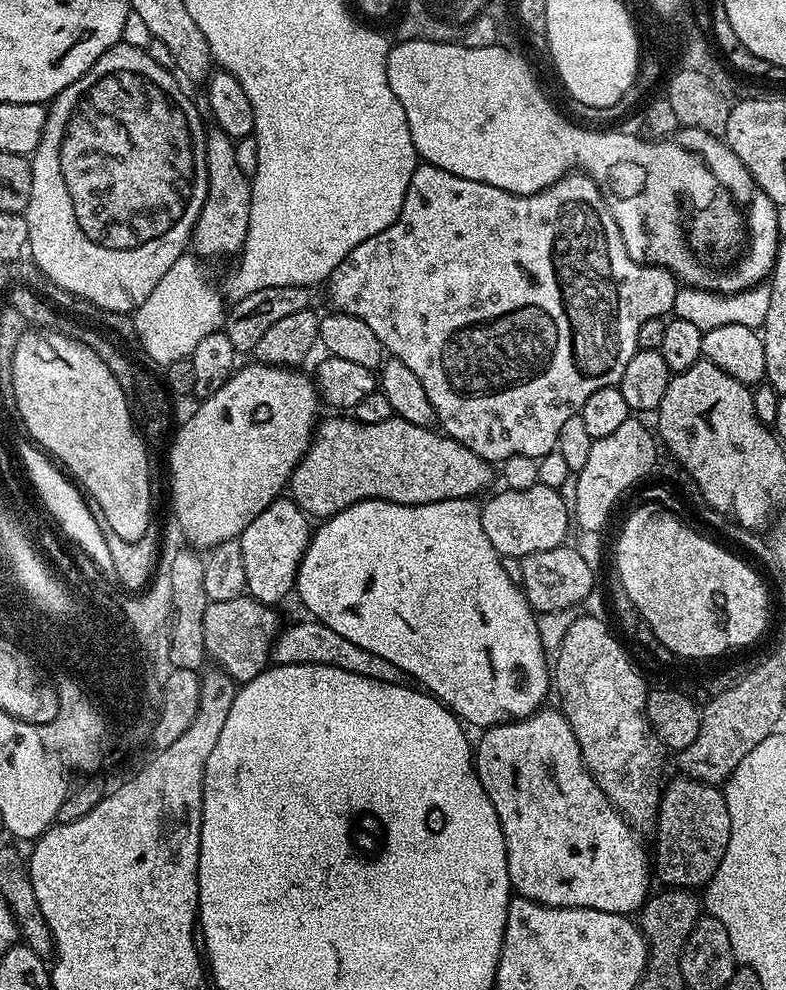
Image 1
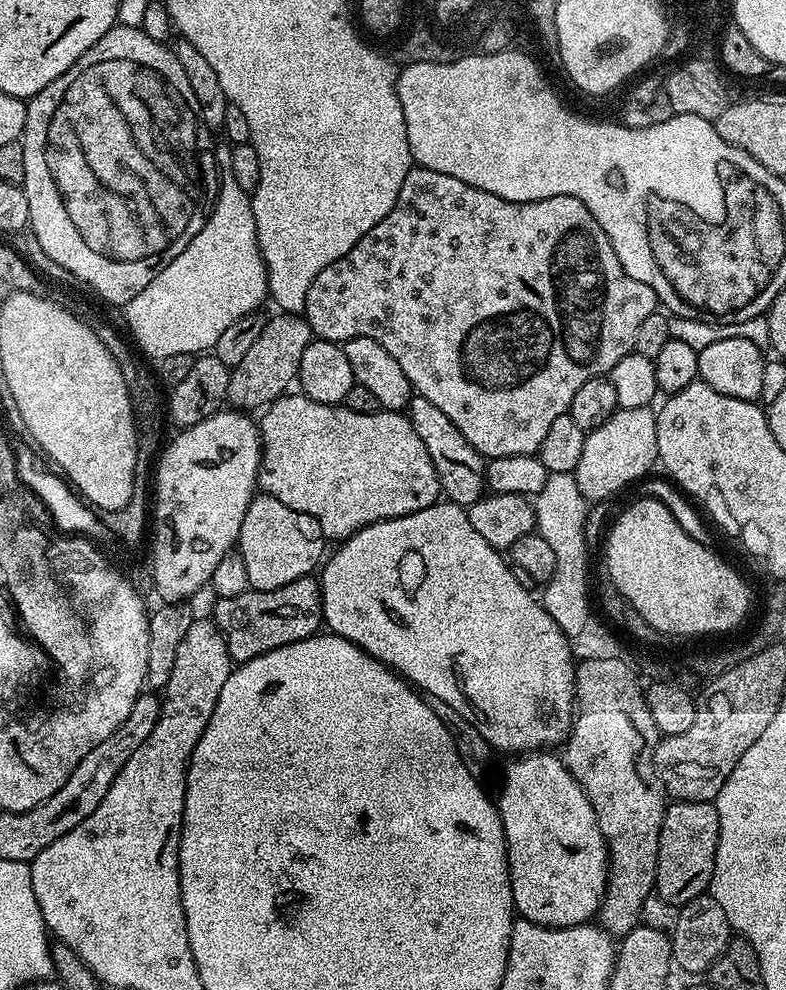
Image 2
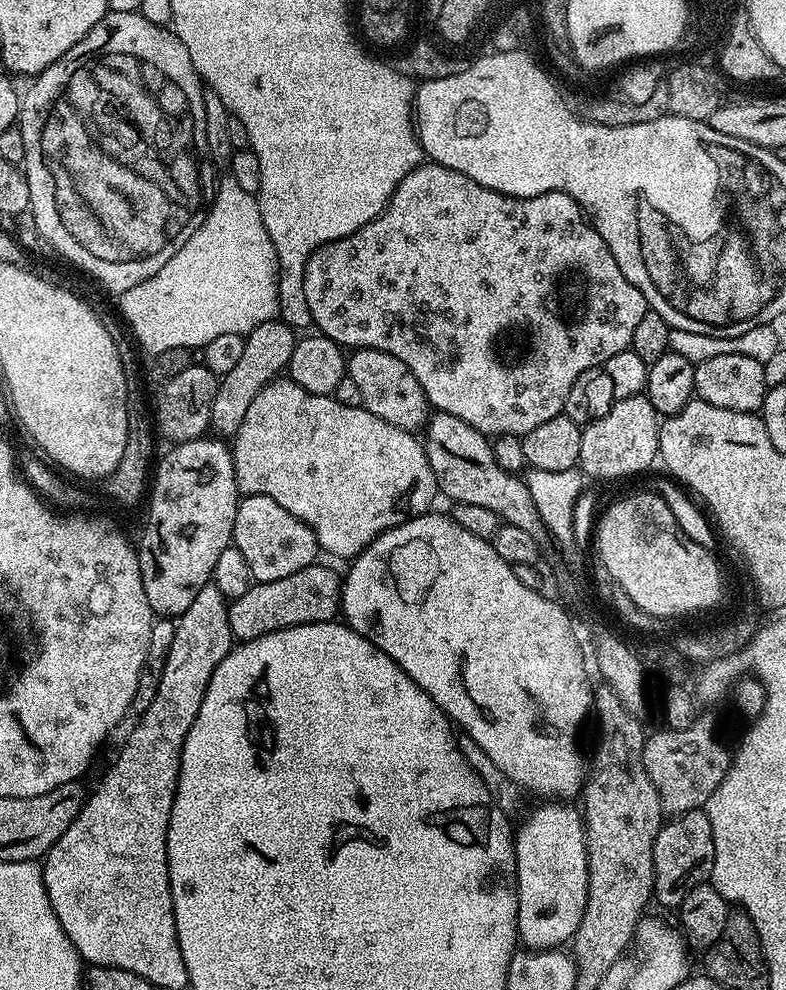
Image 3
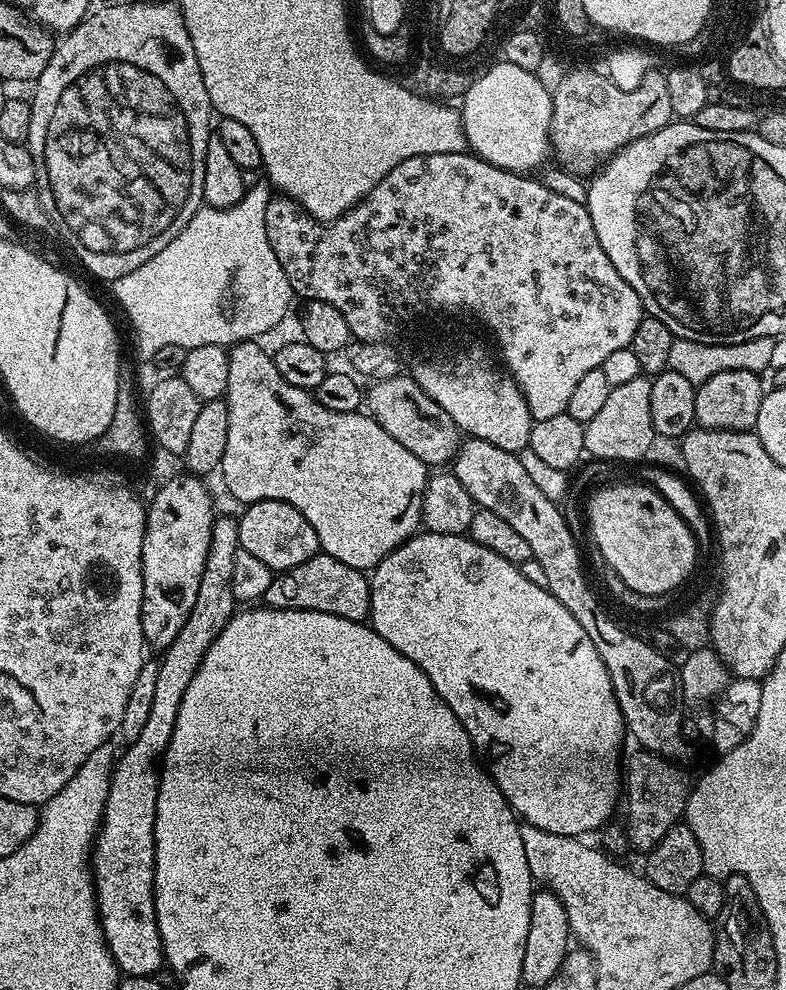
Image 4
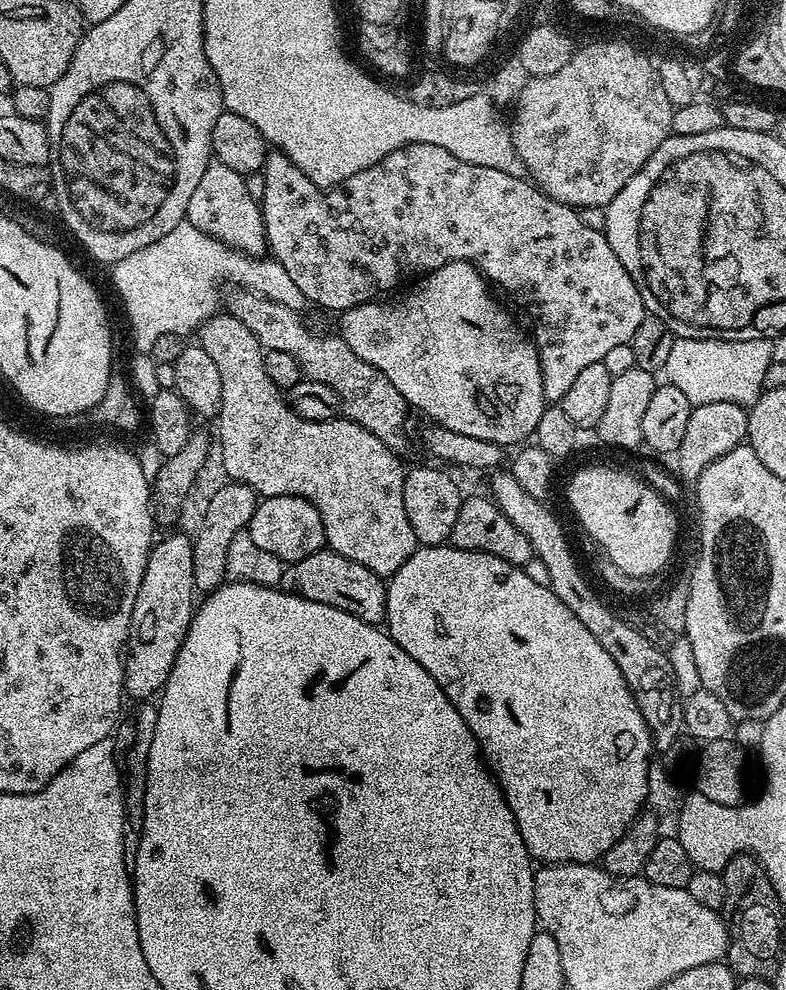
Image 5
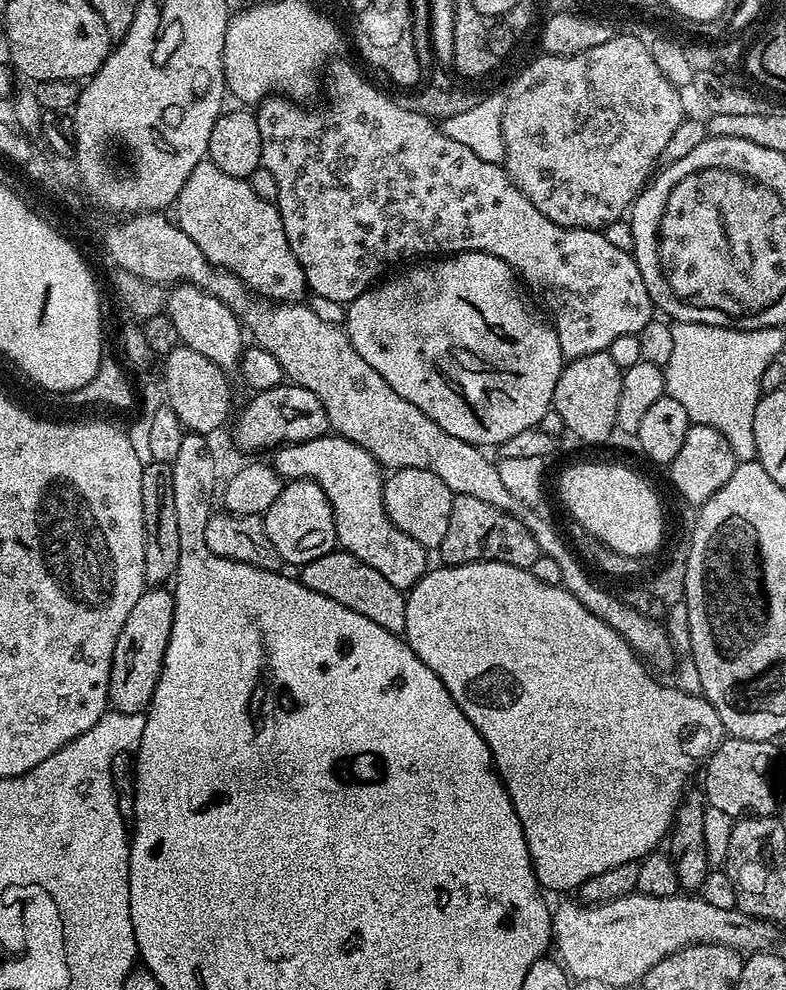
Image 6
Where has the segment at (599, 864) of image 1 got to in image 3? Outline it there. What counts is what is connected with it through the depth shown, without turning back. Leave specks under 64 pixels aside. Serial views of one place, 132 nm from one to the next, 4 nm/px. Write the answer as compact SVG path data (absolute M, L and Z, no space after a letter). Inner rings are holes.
M560 802L543 805L521 828L514 832L516 841L516 893L518 918L516 935L528 950L556 950L567 945L582 922L588 897L588 851L584 845L584 821L581 813Z

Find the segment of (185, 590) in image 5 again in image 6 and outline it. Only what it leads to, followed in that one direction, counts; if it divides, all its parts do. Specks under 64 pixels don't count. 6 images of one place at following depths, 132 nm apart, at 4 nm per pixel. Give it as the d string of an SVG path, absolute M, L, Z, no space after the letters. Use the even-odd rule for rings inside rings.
M164 586L145 587L118 633L118 642L114 642L108 687L111 711L126 714L147 713L148 703L154 698L154 690L158 686L158 678L166 658L166 646L170 642L170 626L173 622L174 598L171 591Z

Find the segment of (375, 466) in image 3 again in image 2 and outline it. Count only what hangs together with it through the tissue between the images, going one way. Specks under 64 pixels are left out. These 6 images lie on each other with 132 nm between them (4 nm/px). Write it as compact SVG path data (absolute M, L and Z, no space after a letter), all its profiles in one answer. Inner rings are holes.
M303 394L292 395L279 396L275 402L263 409L262 415L264 417L259 417L258 420L261 446L258 488L263 495L278 498L278 502L283 502L285 506L290 506L290 510L298 510L302 514L310 514L318 522L318 526L322 526L324 537L329 541L336 540L335 542L347 540L348 537L353 536L358 530L362 530L374 522L393 520L399 516L414 514L418 510L426 510L441 499L442 493L438 482L438 474L434 470L434 462L430 462L430 454L426 454L426 446L422 446L422 438L418 438L418 433L414 431L414 426L404 412L381 410L374 414L358 414L354 410L339 404L319 404Z

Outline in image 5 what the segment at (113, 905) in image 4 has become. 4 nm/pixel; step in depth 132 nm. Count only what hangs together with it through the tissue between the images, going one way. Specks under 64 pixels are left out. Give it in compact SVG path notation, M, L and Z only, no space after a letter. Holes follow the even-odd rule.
M235 482L224 485L213 494L204 508L204 517L200 520L200 529L194 532L192 549L194 550L194 582L197 593L207 594L225 583L228 576L226 550L234 534L245 531L258 503L258 494L250 486Z

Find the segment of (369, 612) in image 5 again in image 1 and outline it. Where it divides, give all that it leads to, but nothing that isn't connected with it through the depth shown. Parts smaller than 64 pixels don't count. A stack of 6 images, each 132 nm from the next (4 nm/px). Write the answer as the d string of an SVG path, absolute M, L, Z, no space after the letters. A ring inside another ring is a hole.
M245 594L238 598L230 598L227 602L210 602L206 606L205 617L202 618L202 638L204 651L209 661L213 660L215 667L224 672L234 681L247 682L264 671L270 660L272 641L281 631L282 623L276 617L275 607L263 604Z

